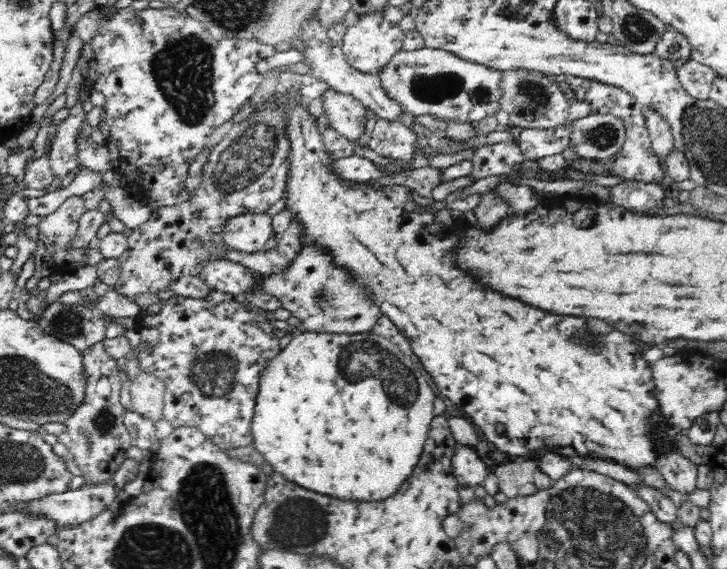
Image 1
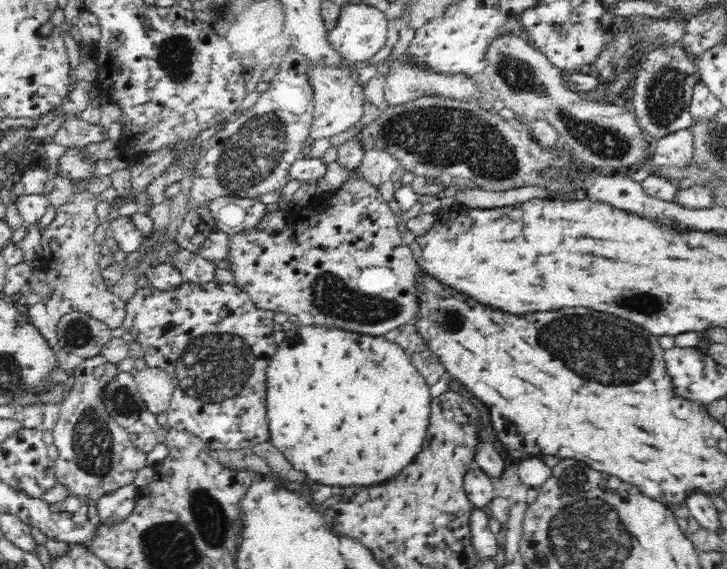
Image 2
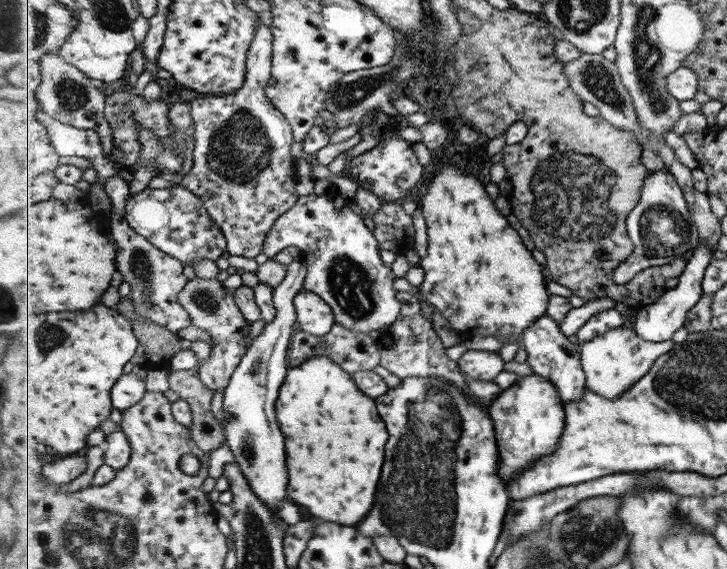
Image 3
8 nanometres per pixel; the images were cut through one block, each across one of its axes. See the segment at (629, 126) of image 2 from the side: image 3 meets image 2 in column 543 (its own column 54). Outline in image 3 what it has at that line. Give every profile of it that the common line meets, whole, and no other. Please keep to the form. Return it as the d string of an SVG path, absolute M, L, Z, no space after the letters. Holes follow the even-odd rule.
M47 53L41 57L39 63L42 81L31 94L41 103L41 110L59 122L80 129L96 130L103 138L103 142L113 142L113 129L105 117L107 96L99 90L99 84L88 78L79 68L65 61L65 57L59 53Z

